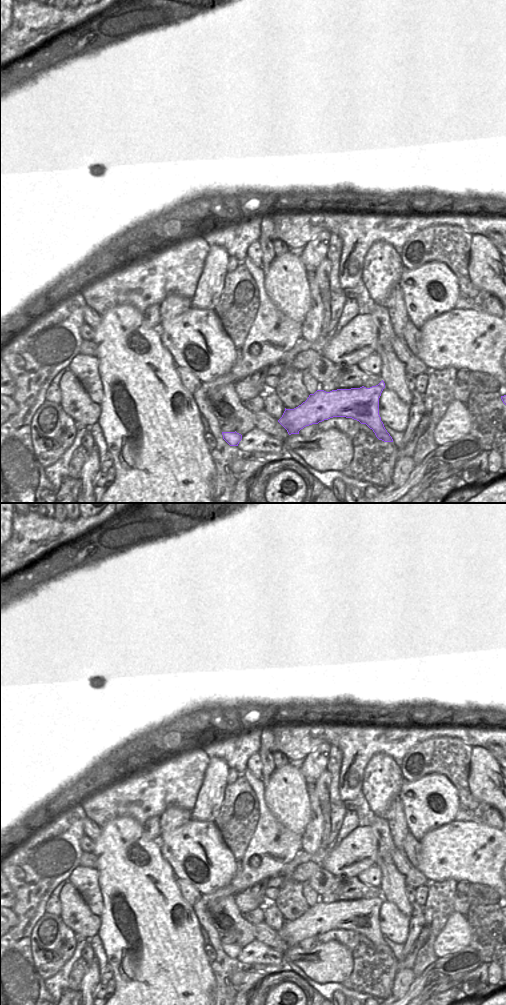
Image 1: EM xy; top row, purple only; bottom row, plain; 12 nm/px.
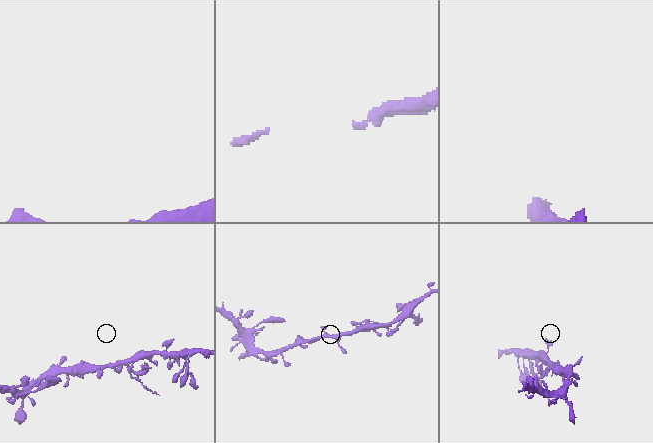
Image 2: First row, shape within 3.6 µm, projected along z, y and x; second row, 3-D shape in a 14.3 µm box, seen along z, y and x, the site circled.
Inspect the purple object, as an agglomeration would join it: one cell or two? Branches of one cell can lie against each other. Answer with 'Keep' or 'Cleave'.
Keep

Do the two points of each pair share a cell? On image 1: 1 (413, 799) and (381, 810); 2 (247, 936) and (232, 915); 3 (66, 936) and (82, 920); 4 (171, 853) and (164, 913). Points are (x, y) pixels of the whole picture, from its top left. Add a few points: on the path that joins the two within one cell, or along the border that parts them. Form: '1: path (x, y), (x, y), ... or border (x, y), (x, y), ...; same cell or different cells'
1: border (404, 781), (399, 794); different cells
2: path (243, 931), (234, 920); same cell
3: border (59, 916), (74, 933); different cells
4: border (161, 843), (161, 854), (176, 878); different cells

